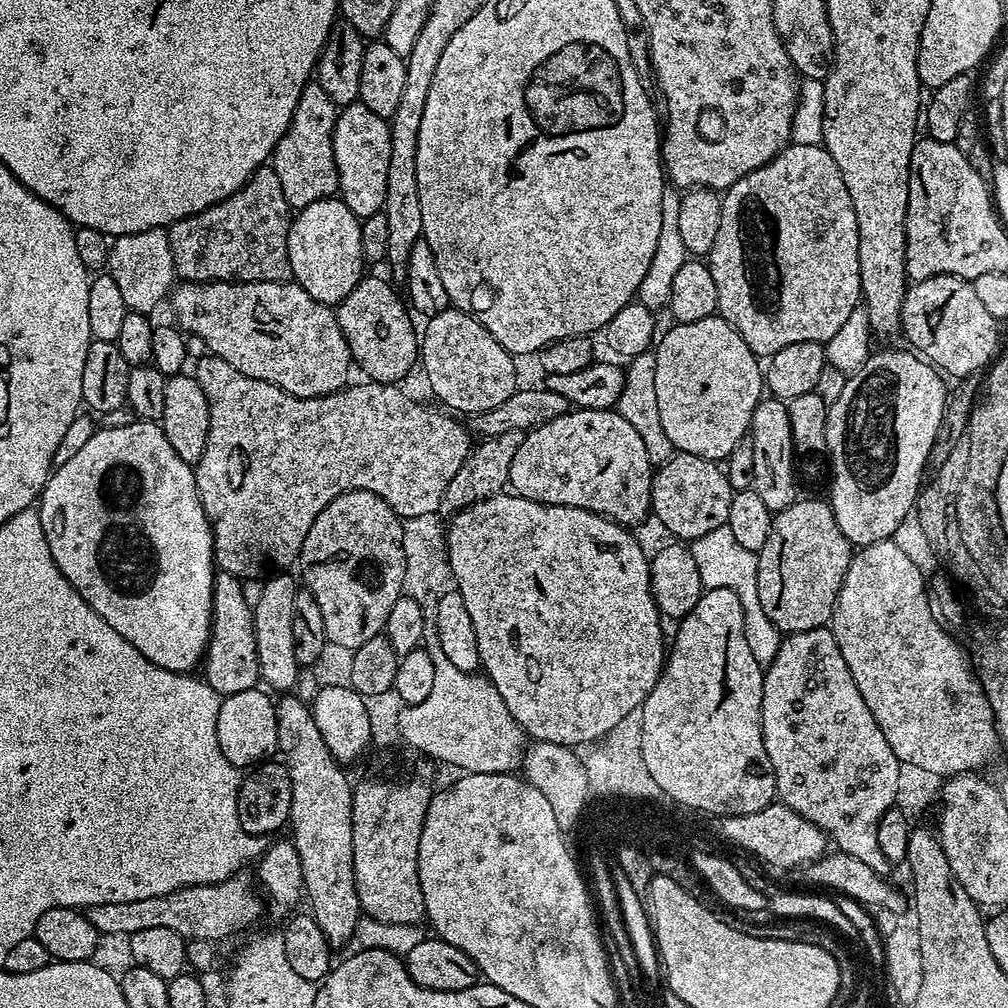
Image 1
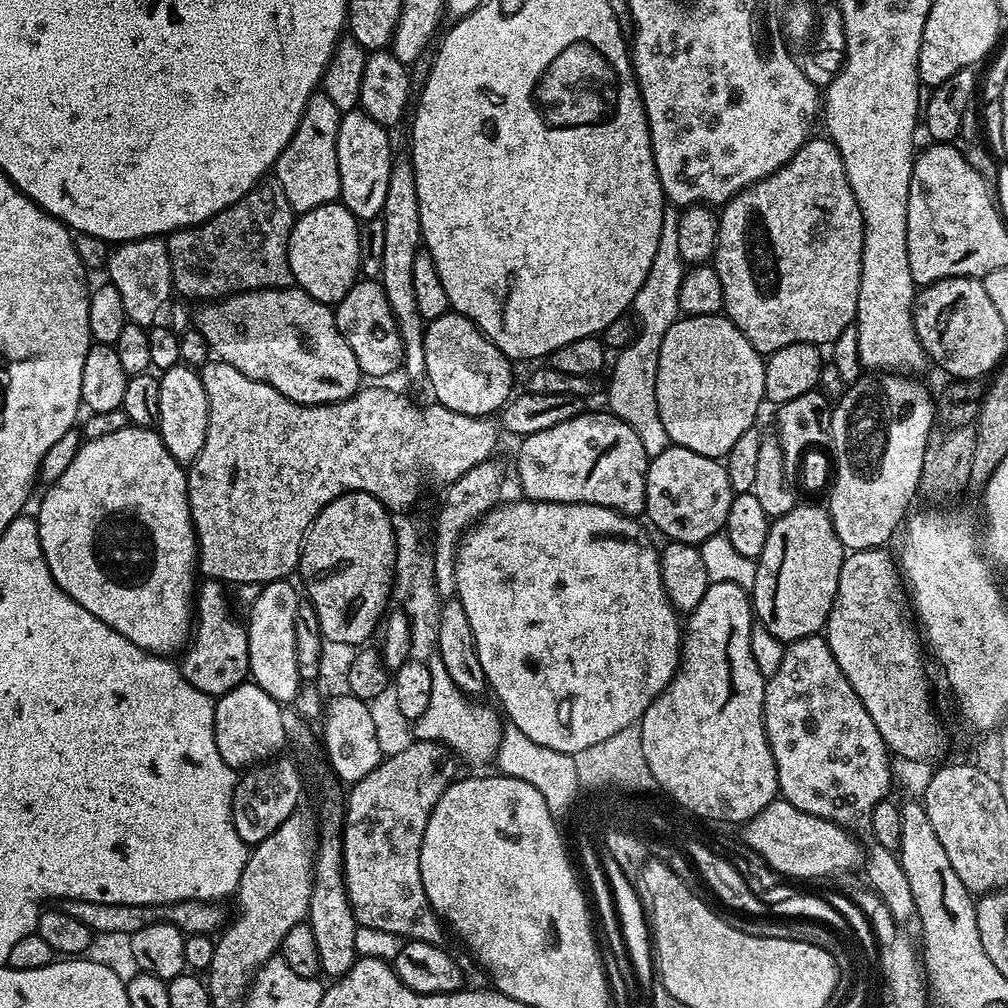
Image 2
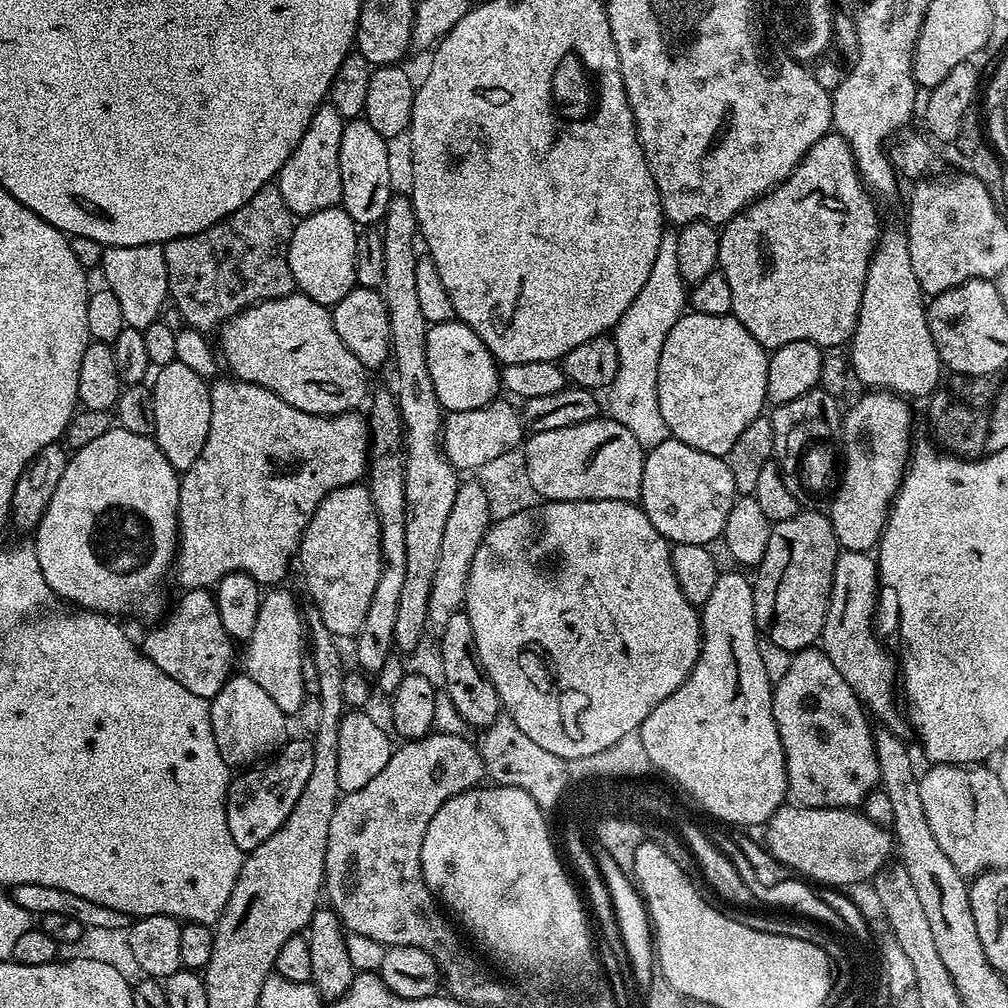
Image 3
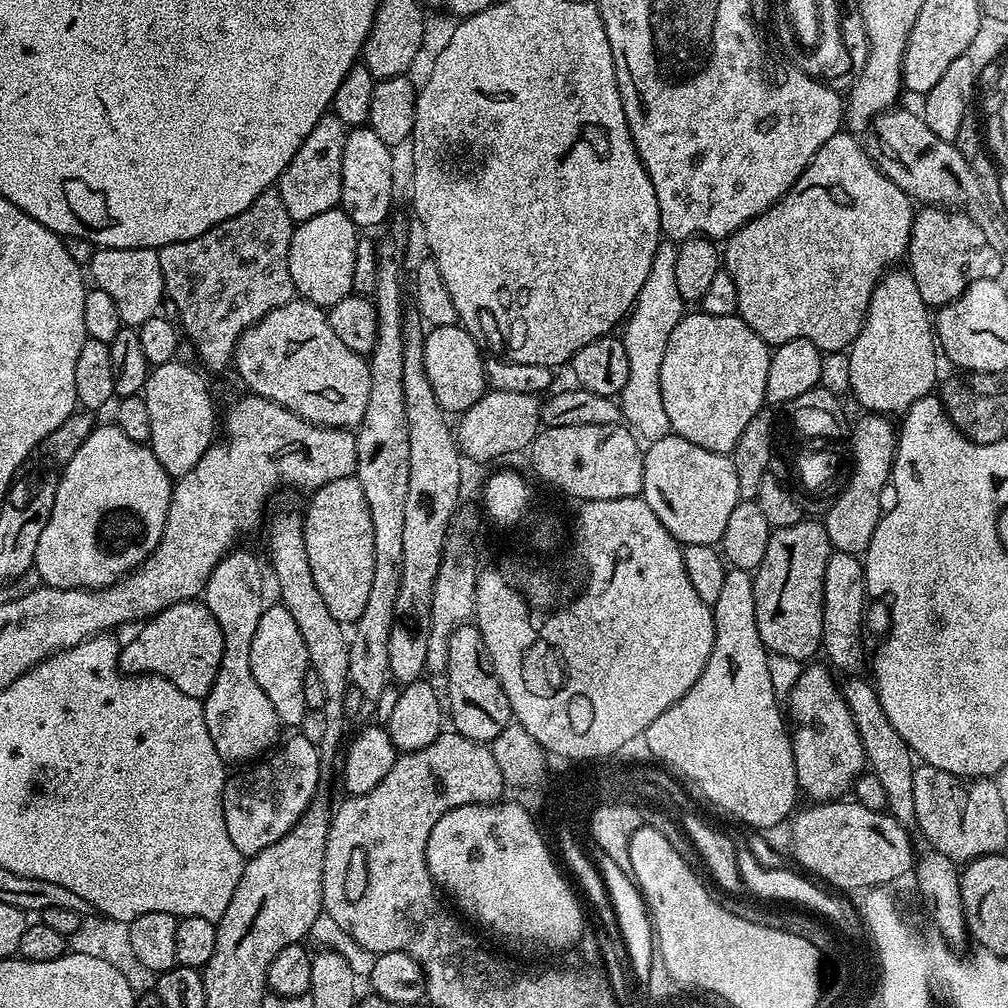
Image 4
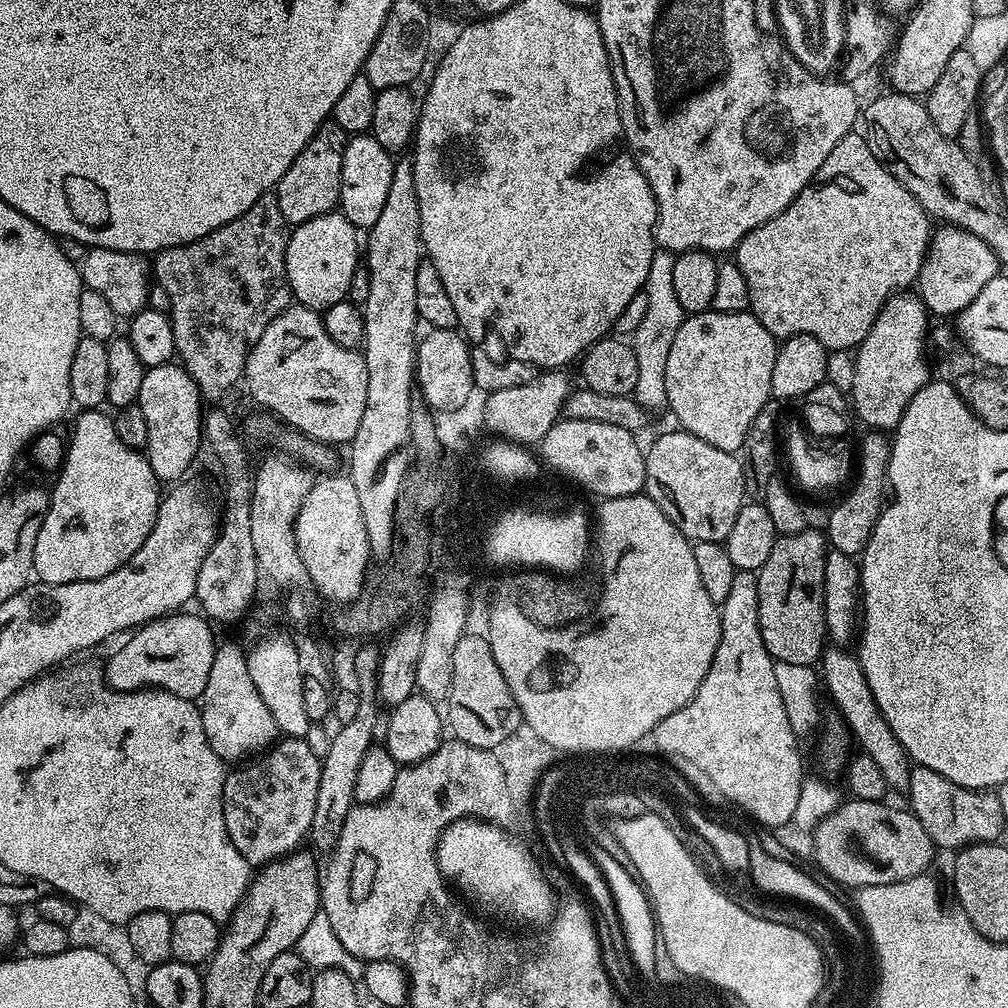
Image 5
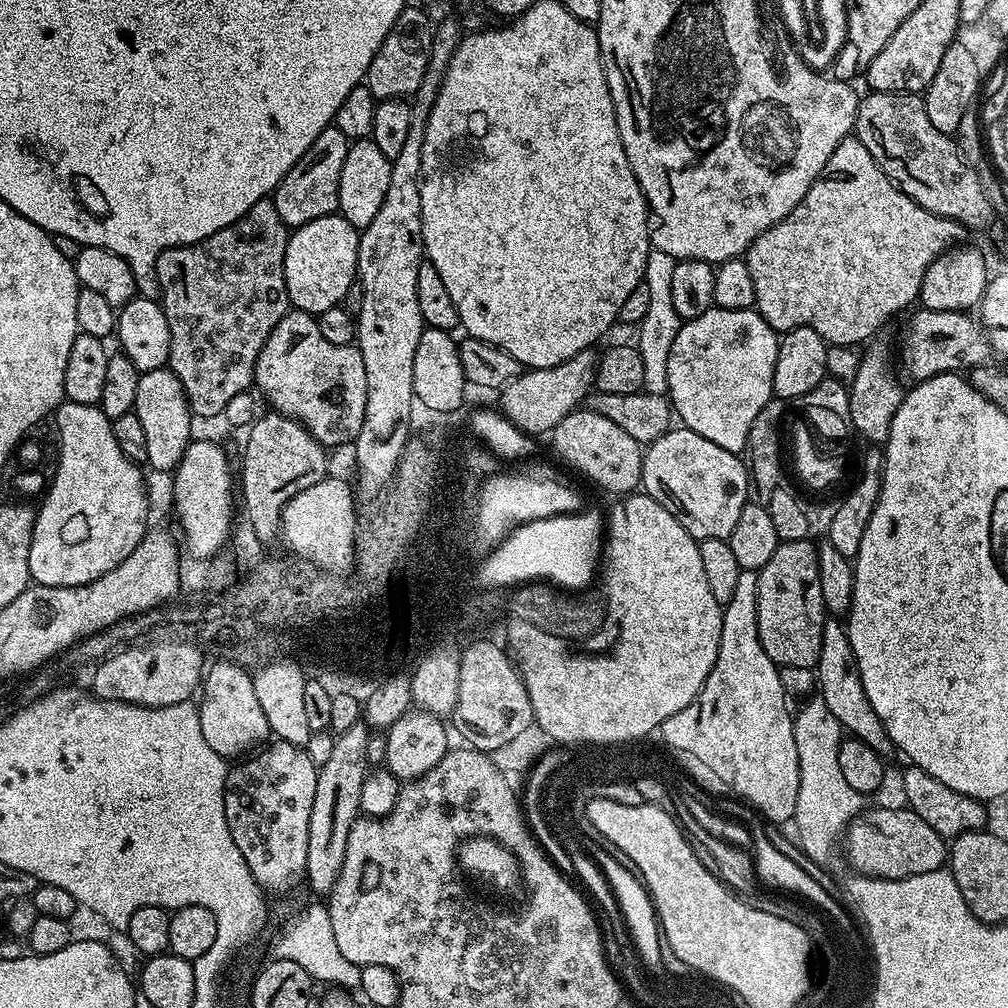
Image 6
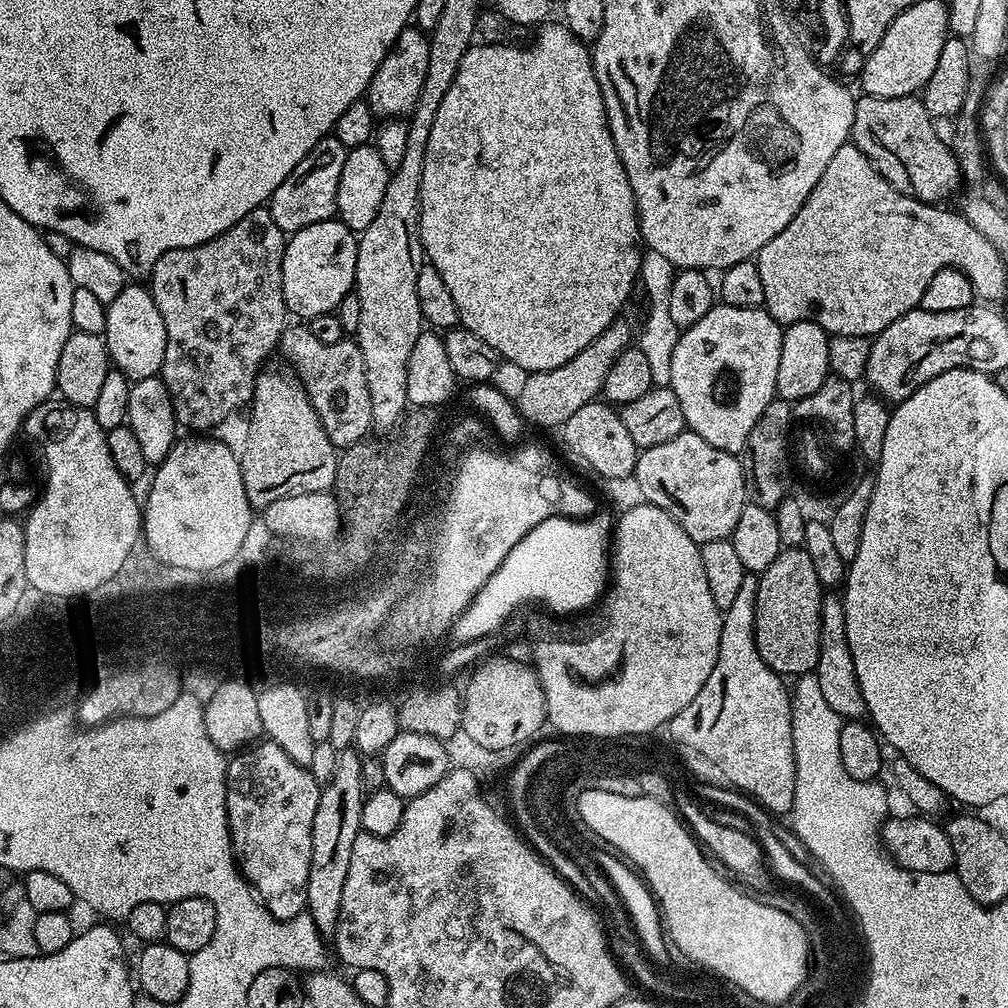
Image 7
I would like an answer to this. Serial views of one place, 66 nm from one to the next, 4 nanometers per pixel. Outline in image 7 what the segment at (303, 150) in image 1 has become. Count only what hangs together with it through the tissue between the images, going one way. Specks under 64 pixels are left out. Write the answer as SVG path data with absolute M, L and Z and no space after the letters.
M335 134L324 136L294 170L274 190L272 199L268 201L266 207L269 214L278 222L280 229L285 234L291 234L302 230L306 226L314 226L314 222L330 220L336 216L336 195L338 194L338 178L342 178L342 166L346 162L348 149L338 142Z

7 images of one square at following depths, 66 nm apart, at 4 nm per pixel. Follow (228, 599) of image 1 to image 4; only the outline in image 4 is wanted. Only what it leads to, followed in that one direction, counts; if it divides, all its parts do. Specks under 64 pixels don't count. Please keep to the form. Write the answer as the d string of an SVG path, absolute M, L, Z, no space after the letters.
M199 599L183 600L157 612L136 630L136 637L121 647L120 671L161 676L174 682L182 694L190 694L203 701L214 686L223 654L222 630L208 607Z

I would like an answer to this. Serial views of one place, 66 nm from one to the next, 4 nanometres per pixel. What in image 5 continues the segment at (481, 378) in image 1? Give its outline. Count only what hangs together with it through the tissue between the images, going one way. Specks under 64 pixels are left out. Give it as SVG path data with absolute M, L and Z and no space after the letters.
M433 328L425 331L416 345L416 384L426 403L436 412L456 410L466 402L472 382L470 344L459 331Z

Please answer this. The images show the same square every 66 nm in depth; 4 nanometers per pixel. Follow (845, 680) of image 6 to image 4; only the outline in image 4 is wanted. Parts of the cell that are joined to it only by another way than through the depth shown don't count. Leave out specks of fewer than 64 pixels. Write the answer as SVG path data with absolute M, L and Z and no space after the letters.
M860 674L845 680L848 681L845 684L843 681L842 684L844 701L848 703L850 714L858 726L867 767L882 781L886 790L887 811L901 824L911 825L914 820L914 753L902 738L902 734L898 734L898 730L890 726L890 718L886 718L886 710L882 710L882 702L876 697L875 687L867 679L864 681Z

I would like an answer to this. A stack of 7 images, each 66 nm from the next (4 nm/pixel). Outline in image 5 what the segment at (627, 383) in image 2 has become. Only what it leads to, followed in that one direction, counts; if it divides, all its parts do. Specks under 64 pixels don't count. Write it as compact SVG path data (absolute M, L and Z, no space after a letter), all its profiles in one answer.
M658 250L650 262L650 274L646 274L646 282L642 289L644 300L644 317L636 324L636 337L630 343L634 350L634 358L638 358L638 382L634 393L635 400L649 413L665 411L668 408L666 398L666 357L670 354L670 346L678 335L678 330L686 318L678 297L674 294L674 262L673 253Z

